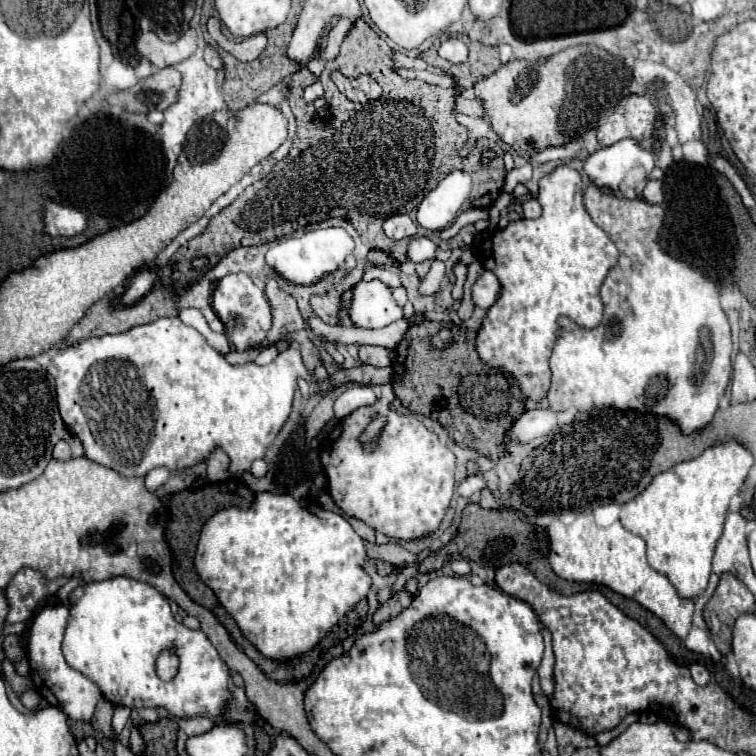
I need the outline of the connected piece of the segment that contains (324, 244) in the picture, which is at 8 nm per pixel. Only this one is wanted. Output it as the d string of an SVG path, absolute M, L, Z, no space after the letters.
M328 227L328 229L314 229L306 231L300 237L286 237L280 239L268 253L266 263L274 267L282 277L290 279L292 283L314 283L322 275L338 269L344 259L352 253L354 239L344 227Z

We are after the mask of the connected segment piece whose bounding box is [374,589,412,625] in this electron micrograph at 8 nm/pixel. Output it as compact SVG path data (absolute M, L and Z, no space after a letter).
M406 589L392 593L392 597L388 601L384 601L380 605L380 609L374 613L374 625L380 625L380 623L388 621L390 617L398 615L402 609L406 609L410 605L410 601L412 601L412 595Z

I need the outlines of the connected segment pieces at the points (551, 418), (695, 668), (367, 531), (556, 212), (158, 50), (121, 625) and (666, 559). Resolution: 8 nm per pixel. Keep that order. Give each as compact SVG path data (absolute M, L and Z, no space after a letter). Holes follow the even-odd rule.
M550 407L530 409L518 421L514 421L514 425L506 433L506 441L512 441L512 437L514 437L518 441L528 443L528 441L538 439L542 435L548 435L548 431L552 431L556 427L558 415L560 413L552 411Z
M700 663L692 665L690 673L692 673L692 679L694 679L696 685L706 685L710 681L710 671L704 665L700 665Z
M348 519L348 521L350 521L350 525L354 527L354 531L356 531L364 541L374 543L374 531L372 531L368 525L364 525L364 523L358 521L358 519Z
M558 165L558 167L552 169L546 177L542 177L542 179L538 181L538 203L542 205L542 215L540 215L538 219L530 221L530 219L522 218L520 221L514 221L514 223L510 223L506 229L494 231L494 233L490 235L492 249L486 247L486 243L480 247L480 261L482 261L482 265L484 265L486 269L490 269L490 271L498 277L498 281L500 281L500 285L502 285L502 291L500 291L498 301L488 309L486 317L482 319L482 329L480 329L478 339L476 339L476 351L480 353L482 361L484 361L490 369L494 369L494 371L500 371L500 369L502 369L502 371L510 373L510 375L520 383L522 393L524 393L526 397L534 399L534 401L540 401L540 399L546 395L548 387L550 387L550 367L548 367L548 359L550 359L554 341L556 341L556 337L558 337L556 319L558 319L560 315L566 315L566 317L570 317L572 321L576 321L578 325L582 325L582 327L596 327L596 325L600 325L604 305L602 305L602 301L600 301L600 297L598 297L598 291L600 291L600 285L602 285L606 273L608 273L608 271L616 265L616 261L618 261L618 251L616 251L614 243L608 239L608 235L606 235L598 225L592 223L592 219L590 219L590 215L588 215L588 211L586 211L586 207L584 207L584 201L582 201L582 175L580 175L574 167Z
M188 29L176 43L164 43L154 33L142 33L136 41L136 49L154 67L164 69L188 59L196 51L196 31Z
M114 577L106 581L88 583L84 587L76 587L70 593L70 619L64 633L62 651L70 667L84 673L92 679L102 695L114 705L126 705L130 709L138 707L162 707L176 717L222 717L226 713L228 701L232 697L228 689L230 669L220 659L214 645L208 641L202 629L188 629L180 621L174 619L170 605L162 593L158 593L152 585L140 583L130 577ZM168 645L176 647L180 657L180 671L172 681L162 681L154 671L154 661L160 651Z
M730 439L728 443L714 443L702 455L684 463L676 463L676 467L656 475L656 479L652 479L652 483L640 495L636 495L632 501L622 505L620 511L622 525L646 541L650 567L666 575L670 583L676 587L676 591L680 593L680 597L694 599L706 589L716 539L722 535L730 499L741 489L752 463L754 463L752 453L740 441Z

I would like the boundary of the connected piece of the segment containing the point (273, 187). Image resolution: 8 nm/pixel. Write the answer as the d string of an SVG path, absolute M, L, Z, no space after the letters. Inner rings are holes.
M358 19L342 43L340 57L336 61L330 61L324 67L324 71L320 73L320 83L324 85L326 95L316 105L308 105L306 115L302 119L296 119L298 137L294 141L294 147L290 149L288 157L278 161L274 165L274 169L264 179L260 179L258 183L252 185L254 187L254 213L250 213L250 209L248 209L248 199L244 199L244 201L238 199L230 207L220 211L216 217L212 217L208 229L202 235L188 241L188 245L184 245L174 255L176 271L172 277L178 281L178 285L184 285L184 283L196 279L198 273L192 271L192 259L196 259L196 255L218 257L220 251L228 251L236 245L268 243L268 241L278 239L282 235L290 235L296 229L300 229L312 221L322 221L328 217L348 217L352 221L354 229L358 229L362 241L370 249L386 251L396 261L404 261L406 247L408 247L410 239L400 239L400 241L388 239L382 231L382 221L394 213L408 213L410 217L414 217L416 205L422 201L422 197L430 189L434 189L452 171L462 171L464 159L460 157L458 151L468 141L468 131L466 131L466 127L462 127L456 121L456 115L454 115L456 95L460 91L472 87L474 81L484 77L486 73L496 71L500 67L500 57L498 57L496 45L484 45L478 41L470 41L466 37L464 37L464 41L470 47L470 57L462 65L446 63L446 73L450 77L456 77L456 85L450 89L440 89L440 87L432 87L422 81L416 81L416 79L400 77L394 71L394 53L390 51L390 47L370 29L368 23ZM332 69L372 69L372 79L376 79L376 83L382 87L380 101L376 101L374 107L352 103L346 95L342 95L338 91L338 87L334 87L332 79L328 77Z

